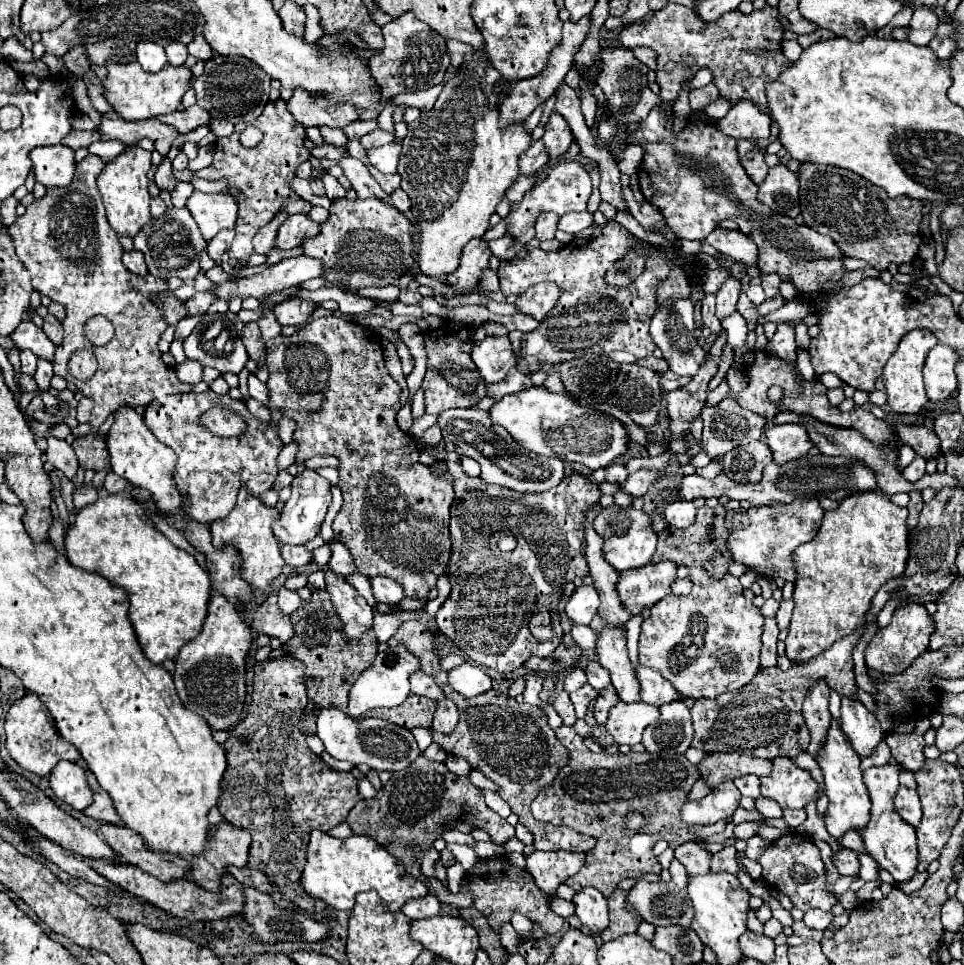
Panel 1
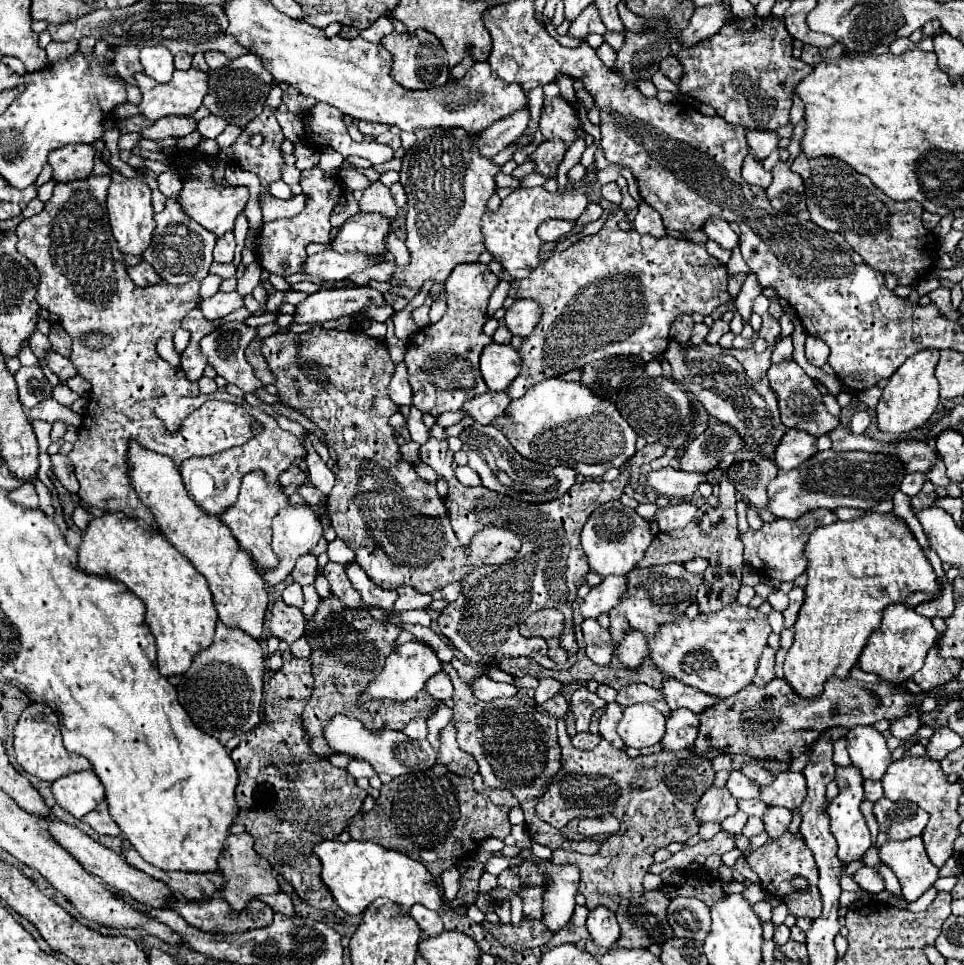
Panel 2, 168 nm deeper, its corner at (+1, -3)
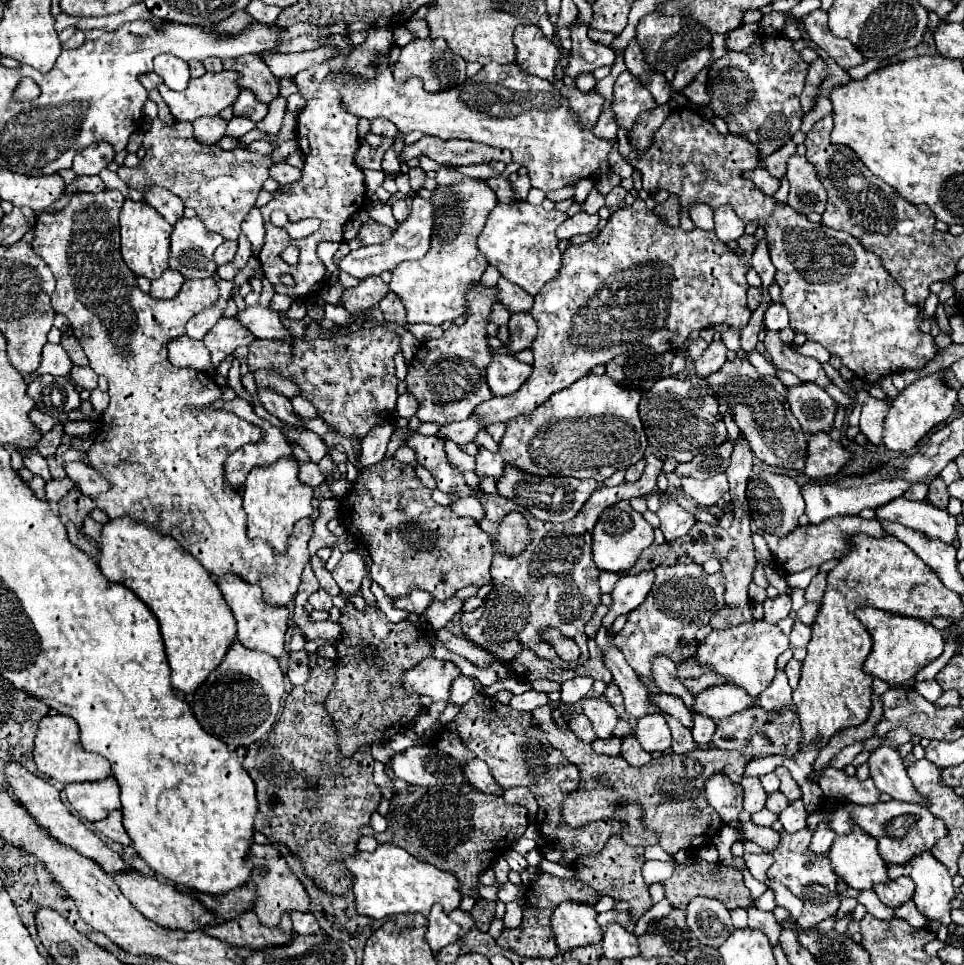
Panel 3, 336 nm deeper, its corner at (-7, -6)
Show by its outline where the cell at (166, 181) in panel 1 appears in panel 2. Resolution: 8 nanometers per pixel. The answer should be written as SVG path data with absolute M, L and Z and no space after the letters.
M167 197L165 209L161 213L155 213L155 231L153 231L153 241L143 253L143 259L157 271L157 275L171 283L171 285L183 285L189 281L201 281L209 273L209 265L213 263L213 247L217 237L203 229L199 223L195 223L181 207L179 199Z

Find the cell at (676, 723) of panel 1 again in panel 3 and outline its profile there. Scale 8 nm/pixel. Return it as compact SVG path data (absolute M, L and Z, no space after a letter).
M703 714L693 716L693 722L695 722L695 726L693 726L693 730L691 730L693 740L695 740L697 744L701 744L701 746L709 744L709 742L711 742L711 736L713 736L713 732L715 732L715 728L717 728L715 722L713 722L711 718L703 716Z

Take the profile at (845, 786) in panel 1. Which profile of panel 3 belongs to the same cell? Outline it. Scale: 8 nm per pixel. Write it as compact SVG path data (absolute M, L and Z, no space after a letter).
M853 828L849 836L837 836L829 850L831 866L841 882L855 890L871 890L879 882L889 882L885 862L871 836Z

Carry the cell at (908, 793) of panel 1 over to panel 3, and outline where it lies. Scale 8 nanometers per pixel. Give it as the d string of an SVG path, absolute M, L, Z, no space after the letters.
M823 800L807 816L807 828L811 832L815 832L819 822L827 822L829 828L837 836L847 836L853 826L859 826L863 832L867 832L871 838L877 840L877 850L879 850L879 854L881 854L881 858L887 866L895 866L895 864L905 866L917 854L921 854L925 850L931 850L933 844L939 838L947 836L945 824L939 818L935 818L929 810L917 808L913 804L901 804L897 800L877 802L877 804L871 804L871 806L859 806L859 804L843 802L843 800Z

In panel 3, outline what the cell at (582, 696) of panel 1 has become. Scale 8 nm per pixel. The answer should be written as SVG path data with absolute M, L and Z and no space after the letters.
M585 698L583 700L583 714L591 720L599 738L611 738L613 728L619 722L615 708L605 698Z

